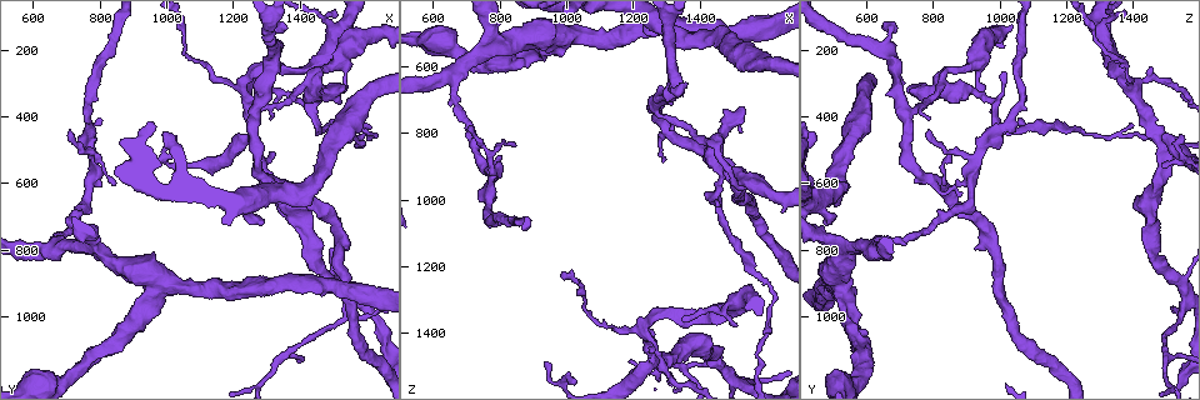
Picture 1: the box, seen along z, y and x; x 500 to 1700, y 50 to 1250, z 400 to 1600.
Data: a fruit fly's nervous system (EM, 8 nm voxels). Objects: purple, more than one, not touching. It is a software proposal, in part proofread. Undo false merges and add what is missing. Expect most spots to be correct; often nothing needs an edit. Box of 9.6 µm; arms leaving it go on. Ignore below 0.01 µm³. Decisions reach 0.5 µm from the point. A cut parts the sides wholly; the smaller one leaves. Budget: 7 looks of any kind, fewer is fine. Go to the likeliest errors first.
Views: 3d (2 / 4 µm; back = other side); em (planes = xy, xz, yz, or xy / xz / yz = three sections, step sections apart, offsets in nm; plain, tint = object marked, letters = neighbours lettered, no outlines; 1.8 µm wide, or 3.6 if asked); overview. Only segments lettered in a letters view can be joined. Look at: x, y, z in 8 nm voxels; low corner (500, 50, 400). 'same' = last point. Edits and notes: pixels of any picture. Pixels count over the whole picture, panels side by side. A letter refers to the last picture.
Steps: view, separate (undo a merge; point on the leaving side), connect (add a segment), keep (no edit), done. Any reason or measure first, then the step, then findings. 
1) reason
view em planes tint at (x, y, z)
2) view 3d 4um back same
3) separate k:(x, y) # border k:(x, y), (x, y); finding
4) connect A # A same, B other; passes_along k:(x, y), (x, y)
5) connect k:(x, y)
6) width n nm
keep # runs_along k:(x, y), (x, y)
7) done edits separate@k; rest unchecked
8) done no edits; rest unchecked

four or more arms meet
view 3d 2um at (1440, 320, 830)

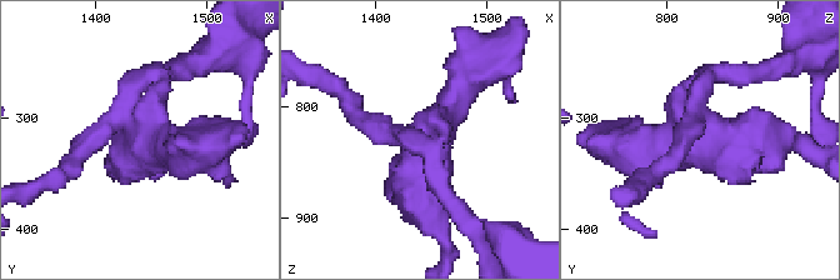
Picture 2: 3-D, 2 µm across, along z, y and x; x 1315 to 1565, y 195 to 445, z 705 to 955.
arms 4; need the tissue
view em yz step 8 tint at (1432, 312, 836)

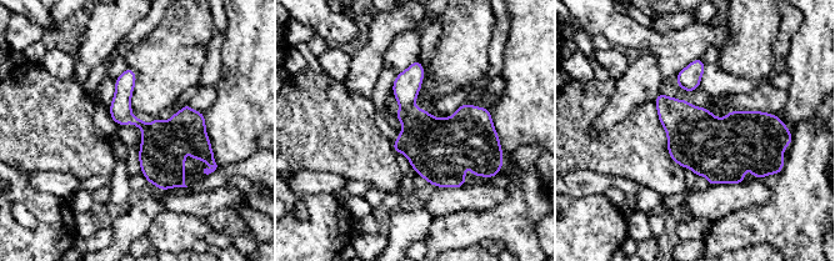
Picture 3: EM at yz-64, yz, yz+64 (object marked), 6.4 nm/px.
view em planes letters same

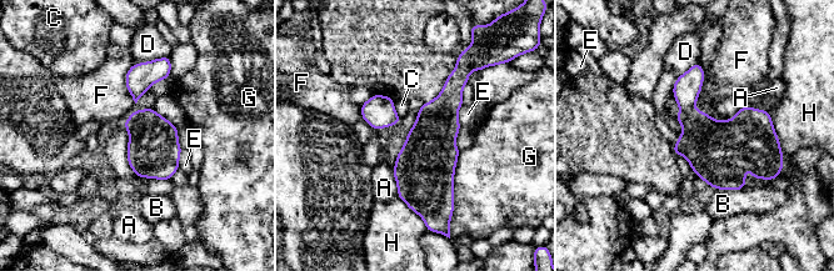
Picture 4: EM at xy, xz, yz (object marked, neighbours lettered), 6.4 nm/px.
separate 4:(707, 142) # A other, B other, C other, D other, E other, F other, G other, H other; border 4:(694, 109), (680, 113); two neurons meet here

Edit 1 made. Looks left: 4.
side arm on a straight run
view em planes letters at (1270, 470, 1480)

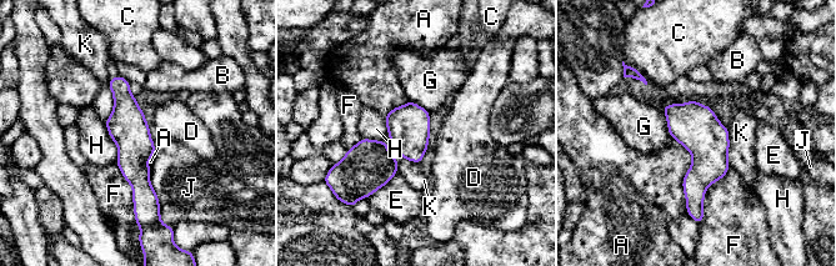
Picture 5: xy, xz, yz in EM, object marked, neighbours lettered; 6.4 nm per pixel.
keep # A other, B other, C other, D other, E other, F other, G other, H other, J other, K other; border 5:(671, 137), (691, 157), (687, 211); all the same neuron

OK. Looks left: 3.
an open end
view em planes letters at (1360, 130, 640)

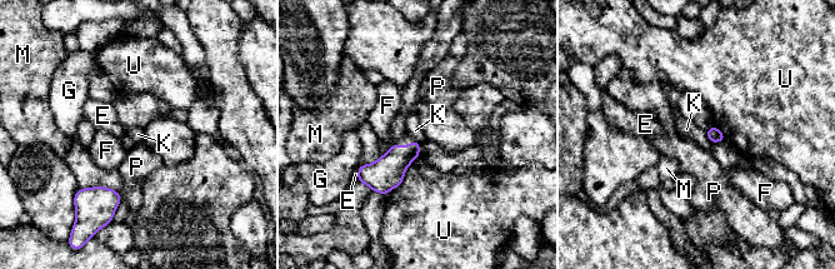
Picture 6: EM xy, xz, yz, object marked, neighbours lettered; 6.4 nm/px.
keep # E other, F other, G other, K other, M other, P other, U other; no lettered segment goes on from it

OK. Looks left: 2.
done edits separate@4; rest unchecked

